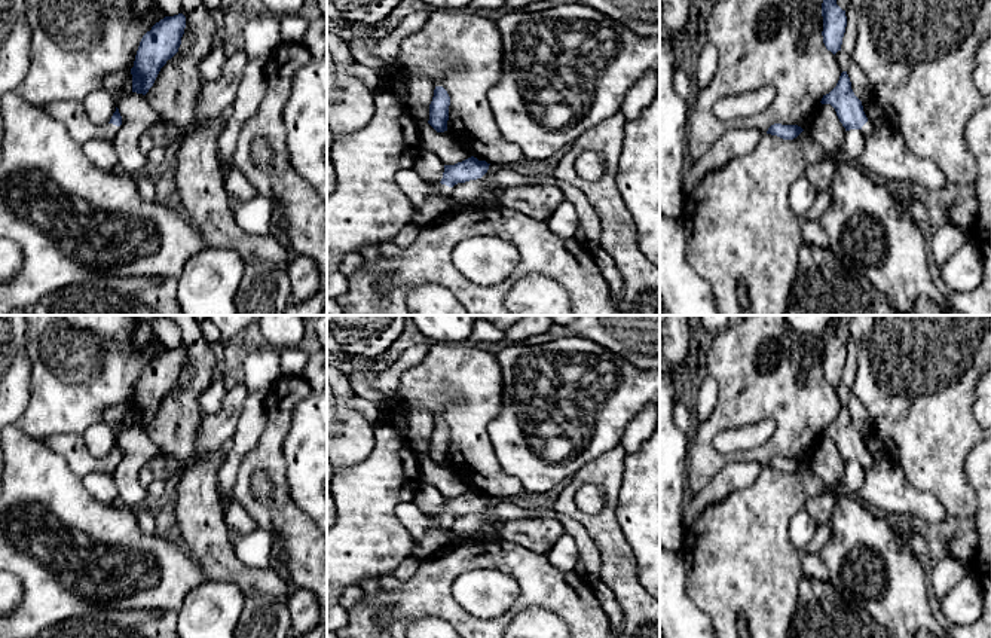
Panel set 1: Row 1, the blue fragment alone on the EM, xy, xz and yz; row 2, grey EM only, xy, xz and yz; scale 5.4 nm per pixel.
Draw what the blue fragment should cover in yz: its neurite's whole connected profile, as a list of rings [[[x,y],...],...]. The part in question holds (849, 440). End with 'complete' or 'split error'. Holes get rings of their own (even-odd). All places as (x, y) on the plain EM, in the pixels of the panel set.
[[[842,405],[836,419],[823,428],[822,437],[831,437],[839,455],[845,461],[860,463],[866,470],[874,464],[874,458],[868,454],[862,434],[854,428],[847,405]]]; split error

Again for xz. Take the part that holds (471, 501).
[[[474,489],[455,498],[444,498],[443,512],[435,519],[428,518],[413,501],[403,501],[395,507],[395,516],[416,541],[429,528],[450,529],[455,518],[481,512],[487,506],[489,498],[486,494],[478,494]]]; split error

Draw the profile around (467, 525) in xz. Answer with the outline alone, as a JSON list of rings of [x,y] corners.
[[[490,497],[481,512],[455,518],[450,531],[467,538],[474,538],[484,521],[496,512],[499,503],[499,498]]]

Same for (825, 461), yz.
[[[820,437],[808,458],[811,471],[828,486],[842,480],[845,461],[839,455],[835,442],[831,437]]]

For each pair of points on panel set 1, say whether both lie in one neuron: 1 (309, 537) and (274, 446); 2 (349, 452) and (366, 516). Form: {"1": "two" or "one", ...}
{"1": "one", "2": "two"}

